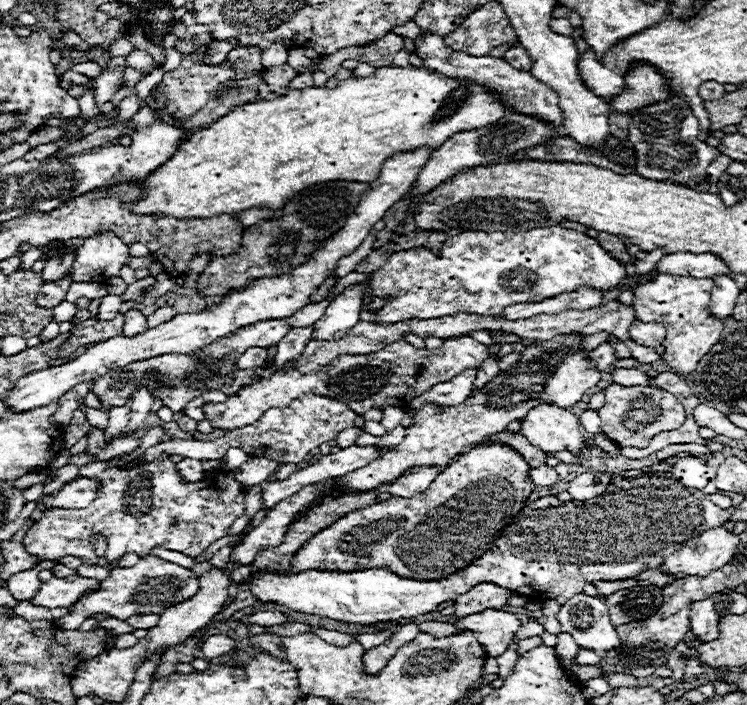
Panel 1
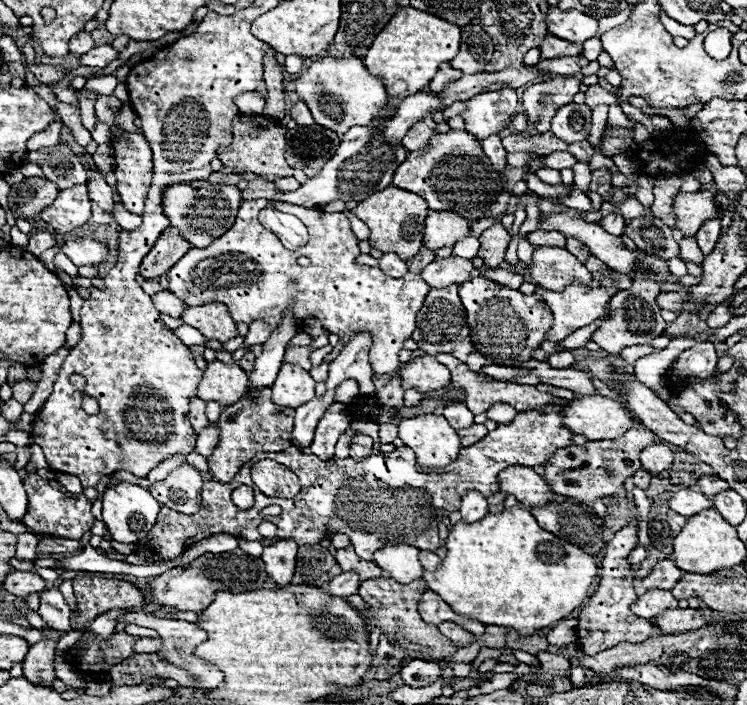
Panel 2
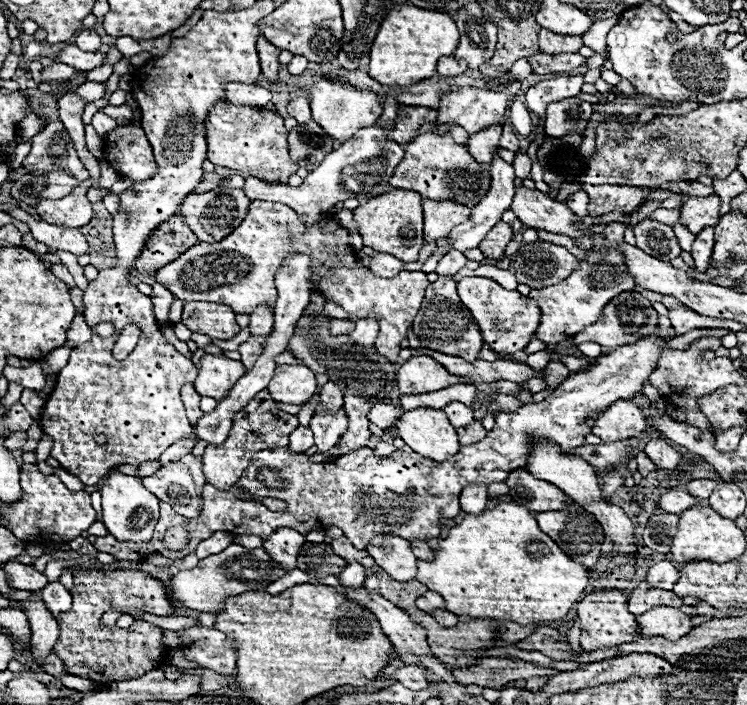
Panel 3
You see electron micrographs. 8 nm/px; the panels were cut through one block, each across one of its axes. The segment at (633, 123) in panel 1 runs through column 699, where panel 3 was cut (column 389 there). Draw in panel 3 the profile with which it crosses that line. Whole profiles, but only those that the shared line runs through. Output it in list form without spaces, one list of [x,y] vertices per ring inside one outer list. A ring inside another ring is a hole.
[[[394,122],[390,128],[382,128],[378,124],[360,128],[350,140],[346,140],[342,146],[332,150],[324,158],[324,162],[316,170],[312,170],[298,188],[282,186],[282,184],[272,186],[268,182],[262,182],[258,178],[249,176],[245,179],[245,194],[251,200],[270,200],[270,202],[288,204],[292,210],[296,210],[298,216],[306,216],[306,220],[304,220],[306,224],[312,224],[312,220],[316,222],[316,220],[324,218],[324,214],[340,200],[376,198],[388,190],[386,188],[388,180],[390,180],[396,164],[404,156],[404,150],[396,150],[394,140],[388,140],[388,134],[392,132],[392,128],[394,128]],[[348,168],[354,168],[354,192],[350,192],[344,184],[344,170],[348,170]]]

